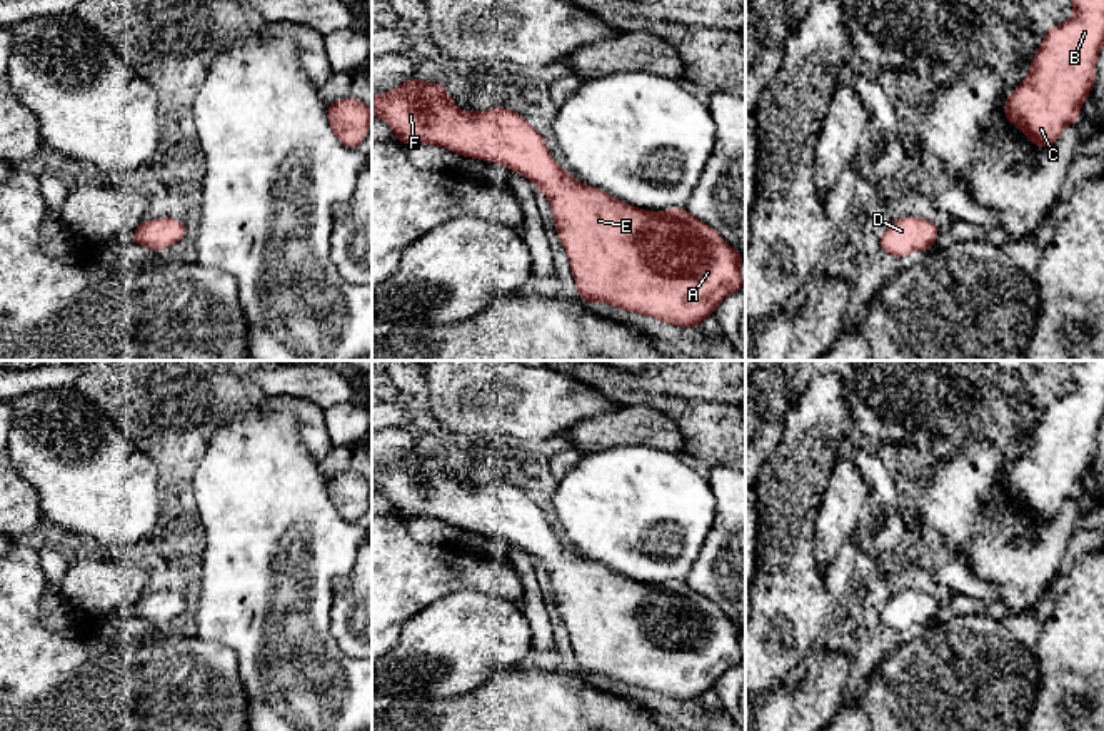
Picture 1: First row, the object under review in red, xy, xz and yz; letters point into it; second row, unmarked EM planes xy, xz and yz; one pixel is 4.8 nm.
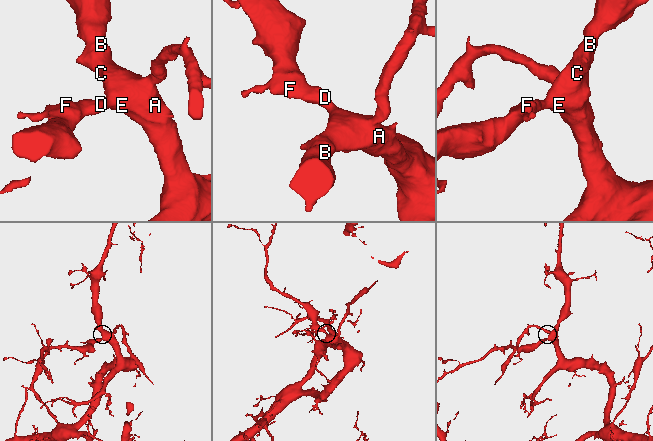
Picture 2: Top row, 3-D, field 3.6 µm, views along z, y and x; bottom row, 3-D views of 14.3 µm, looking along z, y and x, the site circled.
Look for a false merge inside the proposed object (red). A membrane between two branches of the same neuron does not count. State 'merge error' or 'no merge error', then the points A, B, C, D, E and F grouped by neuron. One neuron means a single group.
no merge error | A B C D E F

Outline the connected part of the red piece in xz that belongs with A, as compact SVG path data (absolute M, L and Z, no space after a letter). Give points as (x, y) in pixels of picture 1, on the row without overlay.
M412 452L390 466L372 471L372 491L382 491L400 517L439 519L462 531L502 537L532 554L539 566L549 572L559 613L570 636L579 673L585 676L605 676L672 699L699 701L725 671L745 659L739 646L744 629L732 623L712 601L695 592L685 581L650 586L575 554L550 531L540 506L527 492L507 481L495 481L487 486L464 486L454 477L442 457Z

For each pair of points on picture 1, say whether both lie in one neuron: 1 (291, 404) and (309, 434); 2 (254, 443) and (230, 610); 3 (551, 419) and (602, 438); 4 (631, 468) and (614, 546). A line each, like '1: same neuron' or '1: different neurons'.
1: same neuron
2: same neuron
3: different neurons
4: same neuron

